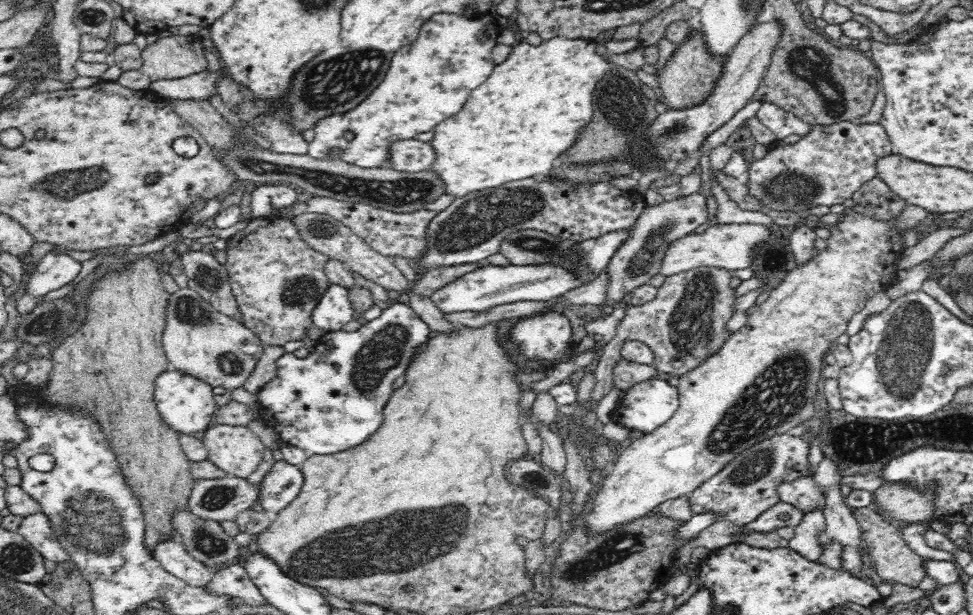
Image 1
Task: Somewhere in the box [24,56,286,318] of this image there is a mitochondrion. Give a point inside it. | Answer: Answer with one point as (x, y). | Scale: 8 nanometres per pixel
(65, 186)

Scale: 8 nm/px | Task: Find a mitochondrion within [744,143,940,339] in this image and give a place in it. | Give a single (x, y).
(792, 191)

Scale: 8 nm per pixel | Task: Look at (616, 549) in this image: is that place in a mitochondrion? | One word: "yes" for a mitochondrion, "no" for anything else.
yes

